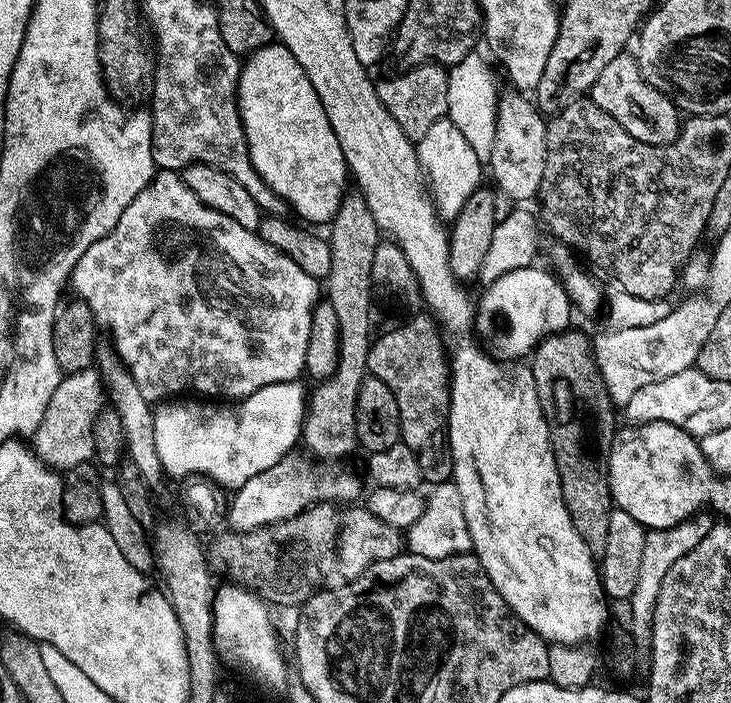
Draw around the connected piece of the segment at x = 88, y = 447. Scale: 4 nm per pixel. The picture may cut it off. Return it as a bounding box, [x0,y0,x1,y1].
[30,367,106,470]

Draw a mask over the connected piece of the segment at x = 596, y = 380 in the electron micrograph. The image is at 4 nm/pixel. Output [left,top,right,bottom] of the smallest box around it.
[530,330,618,558]

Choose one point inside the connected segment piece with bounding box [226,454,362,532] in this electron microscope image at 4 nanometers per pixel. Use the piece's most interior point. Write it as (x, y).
(288, 487)

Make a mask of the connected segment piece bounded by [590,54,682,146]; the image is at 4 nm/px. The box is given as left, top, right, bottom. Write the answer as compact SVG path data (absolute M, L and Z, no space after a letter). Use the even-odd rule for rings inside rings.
M621 54L614 58L614 62L609 62L606 70L602 70L602 74L598 74L593 82L590 99L606 114L610 114L610 118L617 120L638 142L663 146L675 144L680 139L681 113L663 92L644 81L635 55Z

